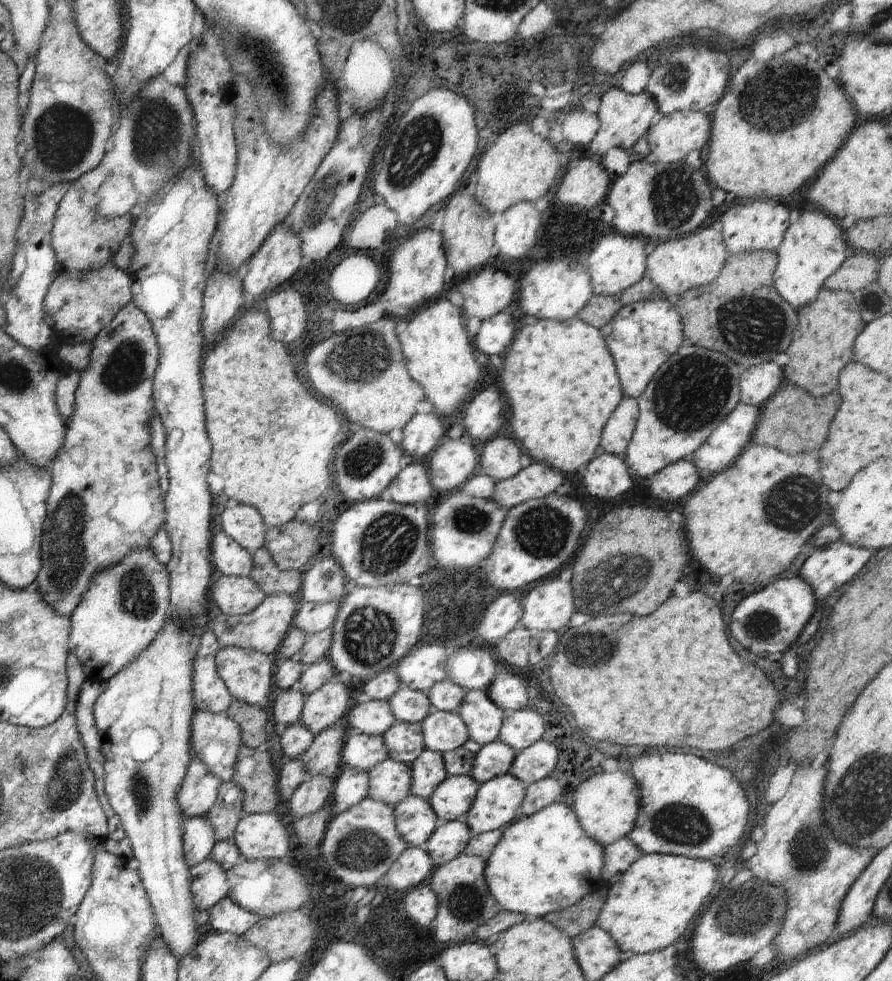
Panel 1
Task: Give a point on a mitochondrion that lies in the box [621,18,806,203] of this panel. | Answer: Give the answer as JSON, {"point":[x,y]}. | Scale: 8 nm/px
{"point":[674,77]}

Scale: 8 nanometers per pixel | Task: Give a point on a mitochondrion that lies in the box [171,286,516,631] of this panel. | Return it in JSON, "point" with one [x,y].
{"point":[387,544]}

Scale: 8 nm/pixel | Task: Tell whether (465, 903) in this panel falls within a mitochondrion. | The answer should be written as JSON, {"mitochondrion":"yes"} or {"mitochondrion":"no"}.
{"mitochondrion":"yes"}

